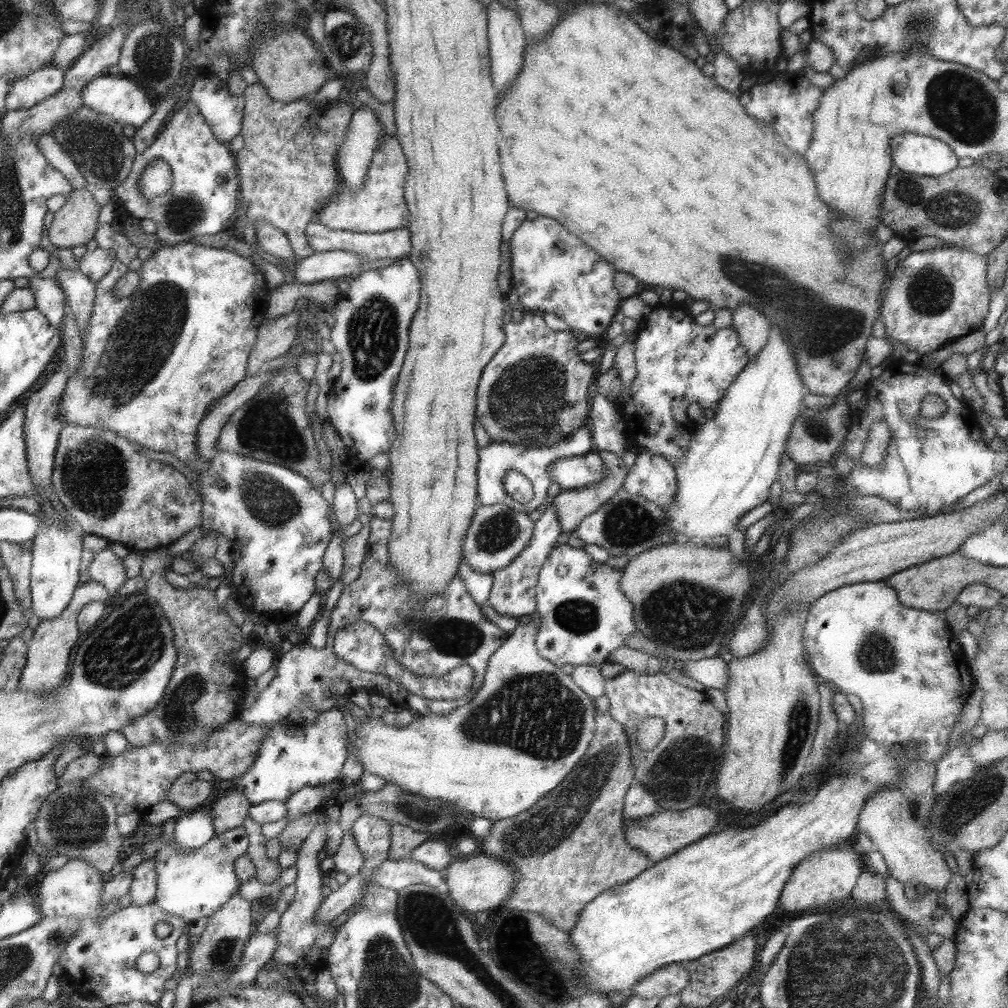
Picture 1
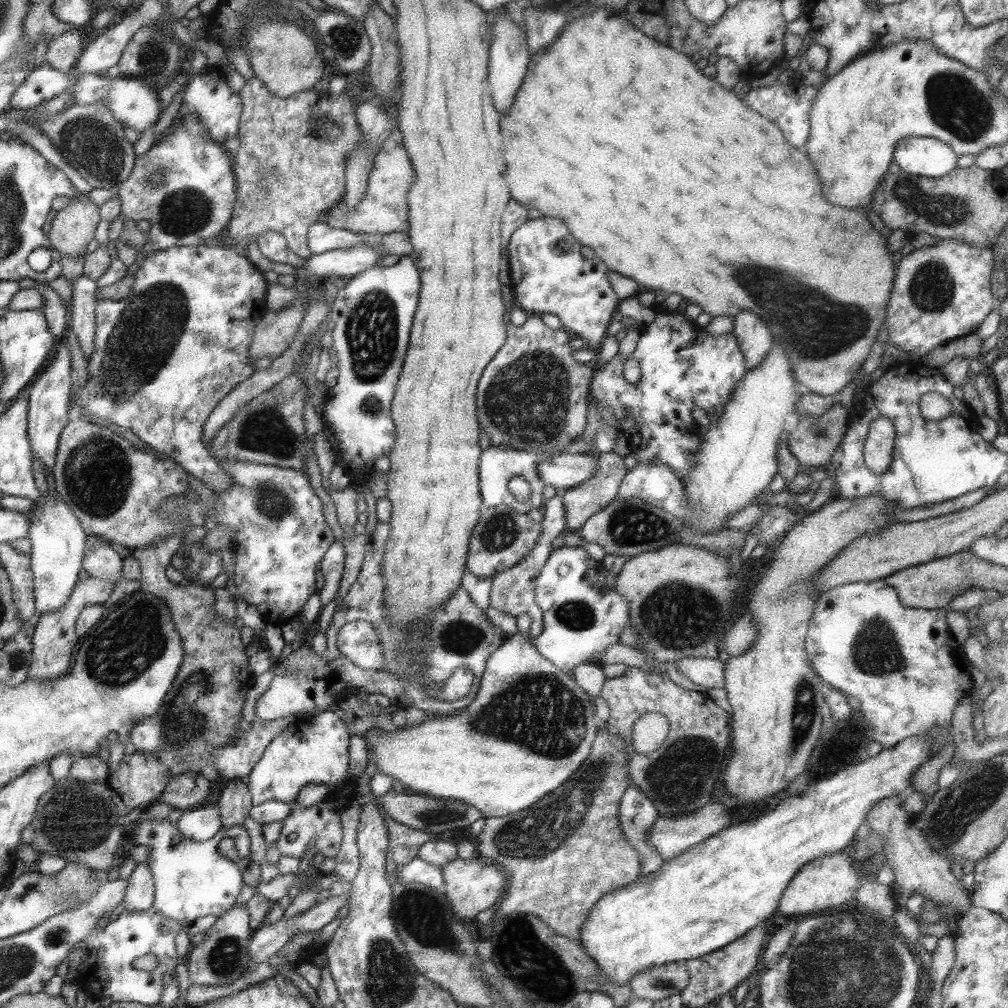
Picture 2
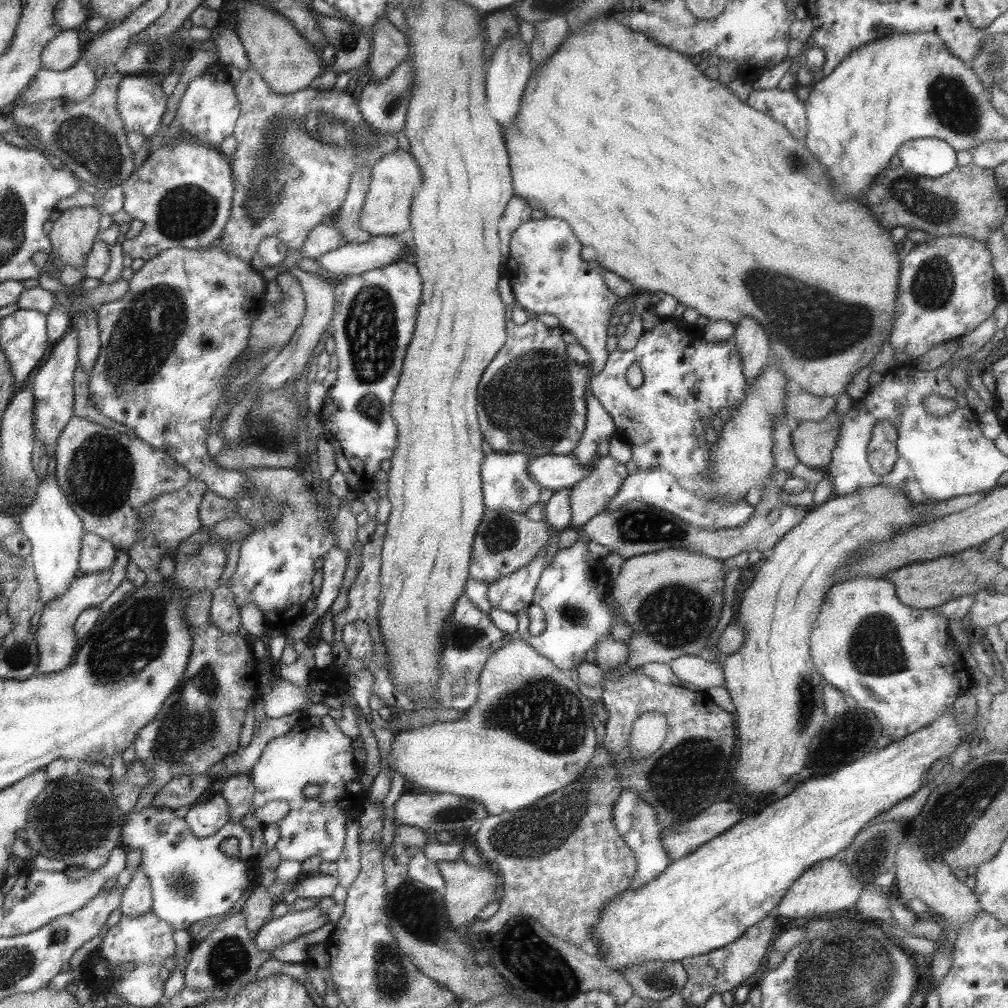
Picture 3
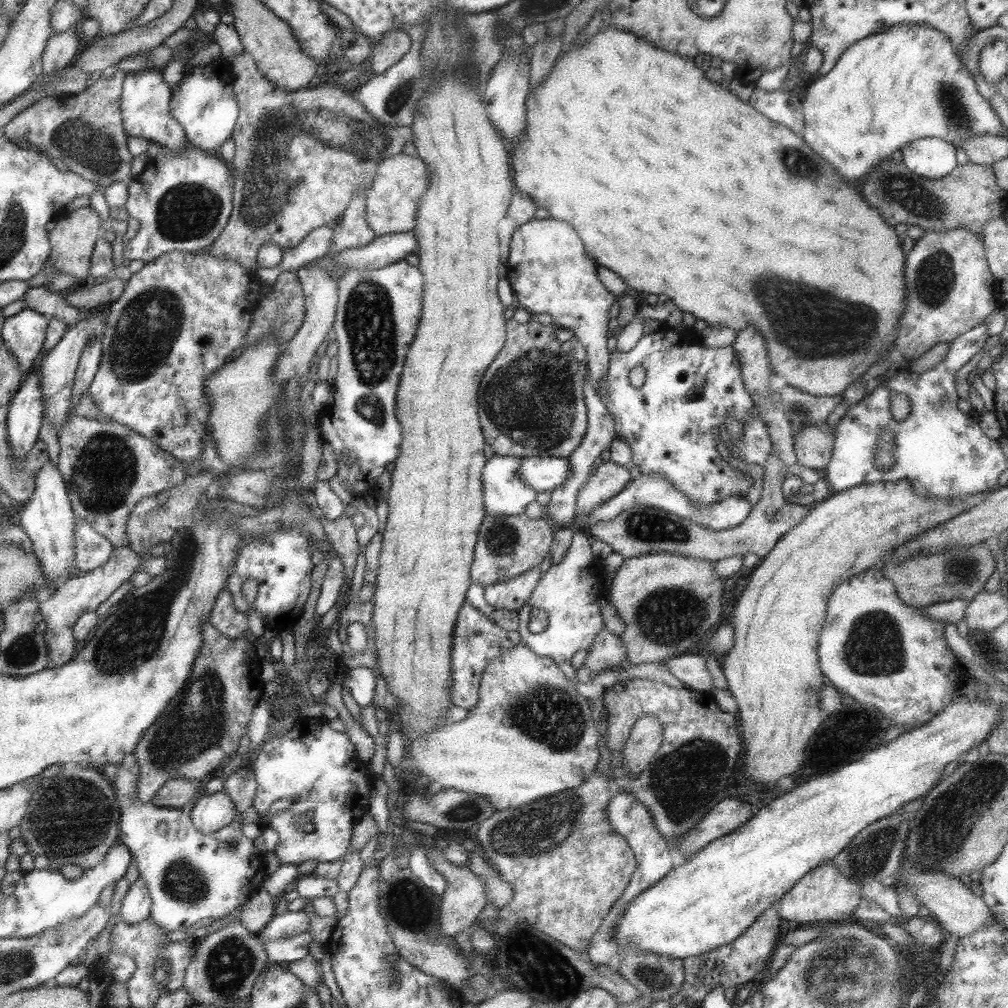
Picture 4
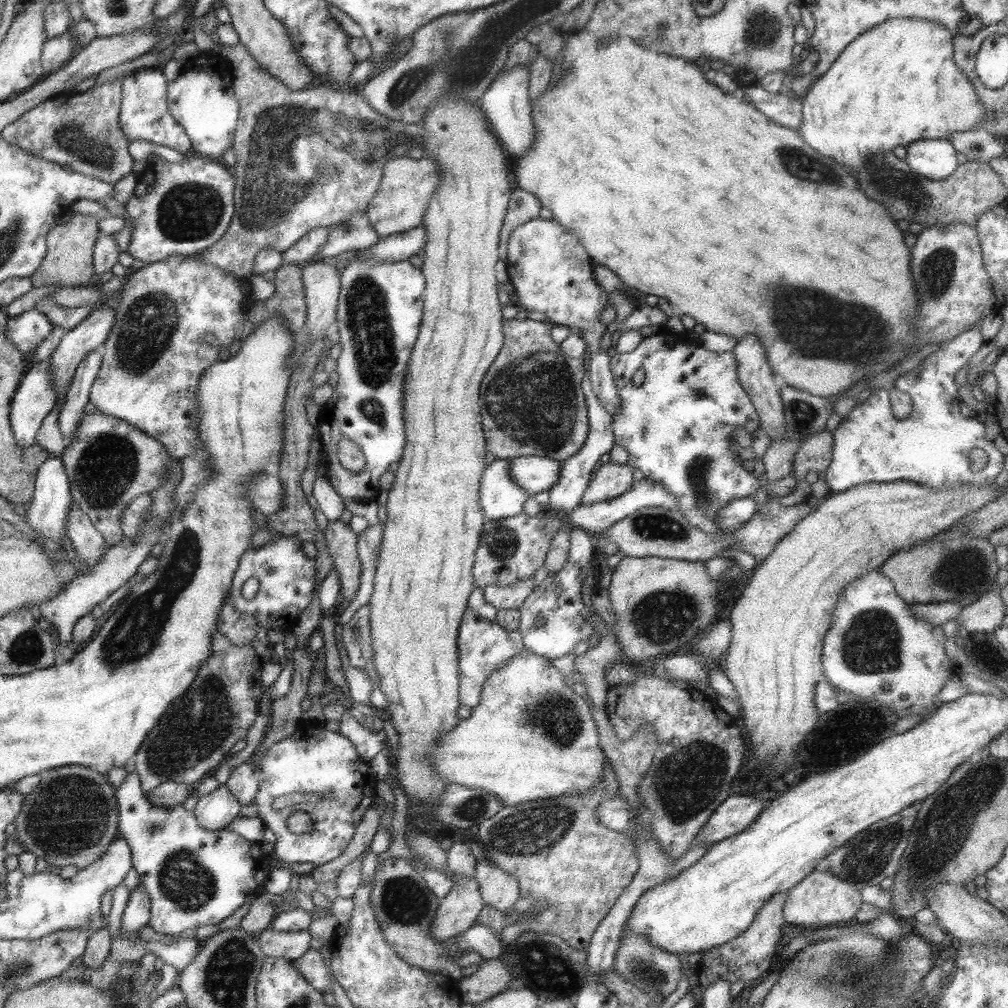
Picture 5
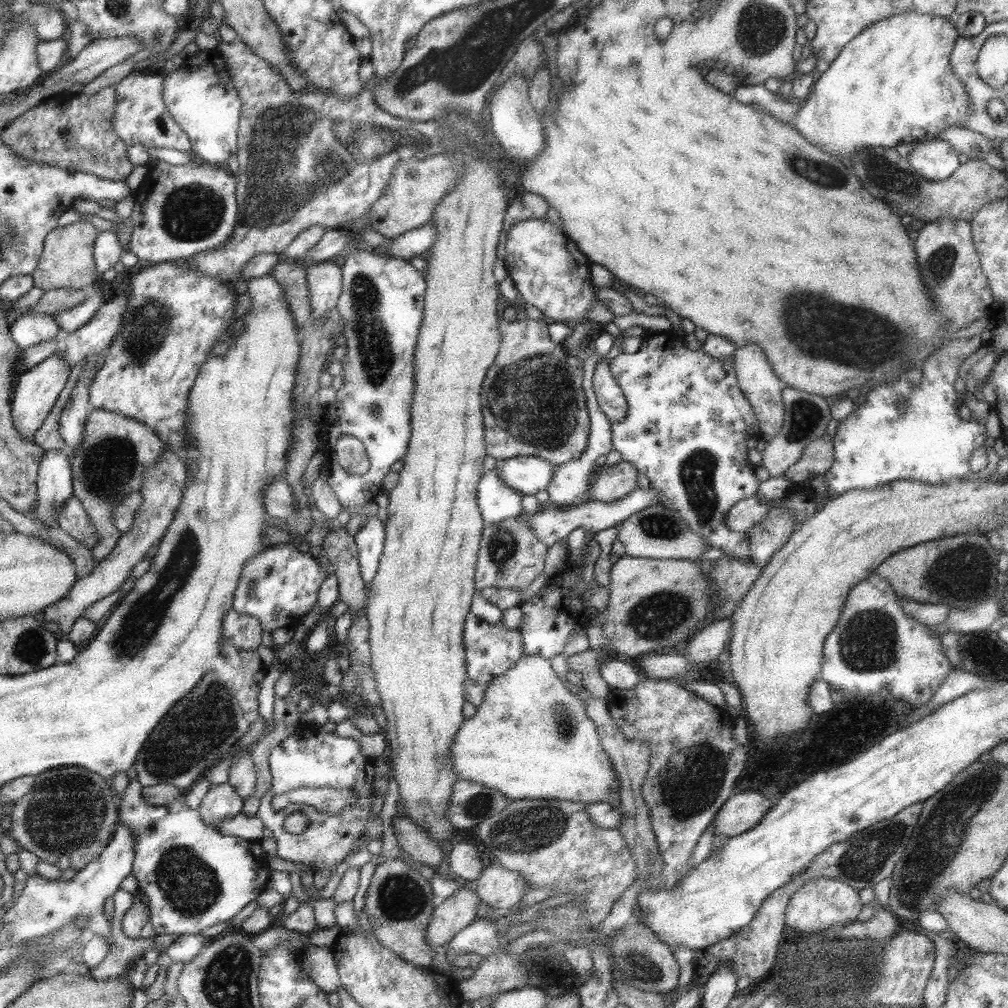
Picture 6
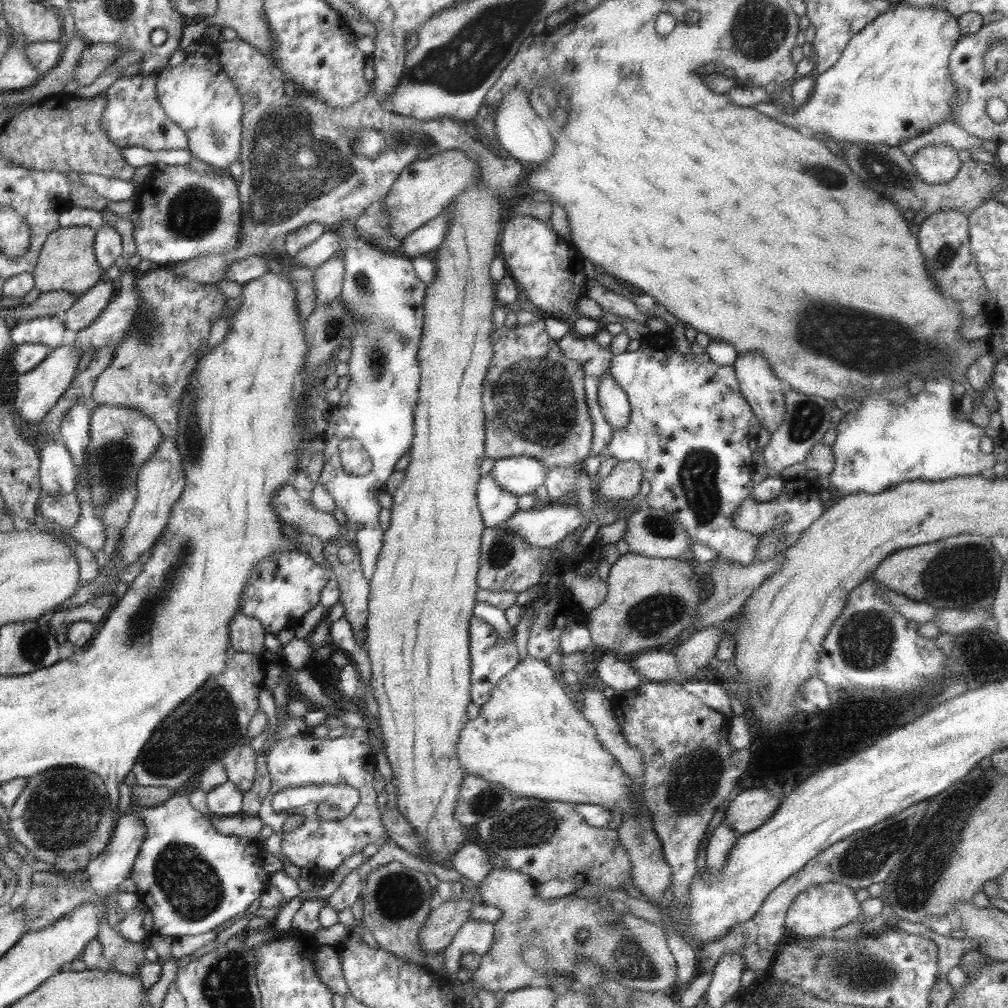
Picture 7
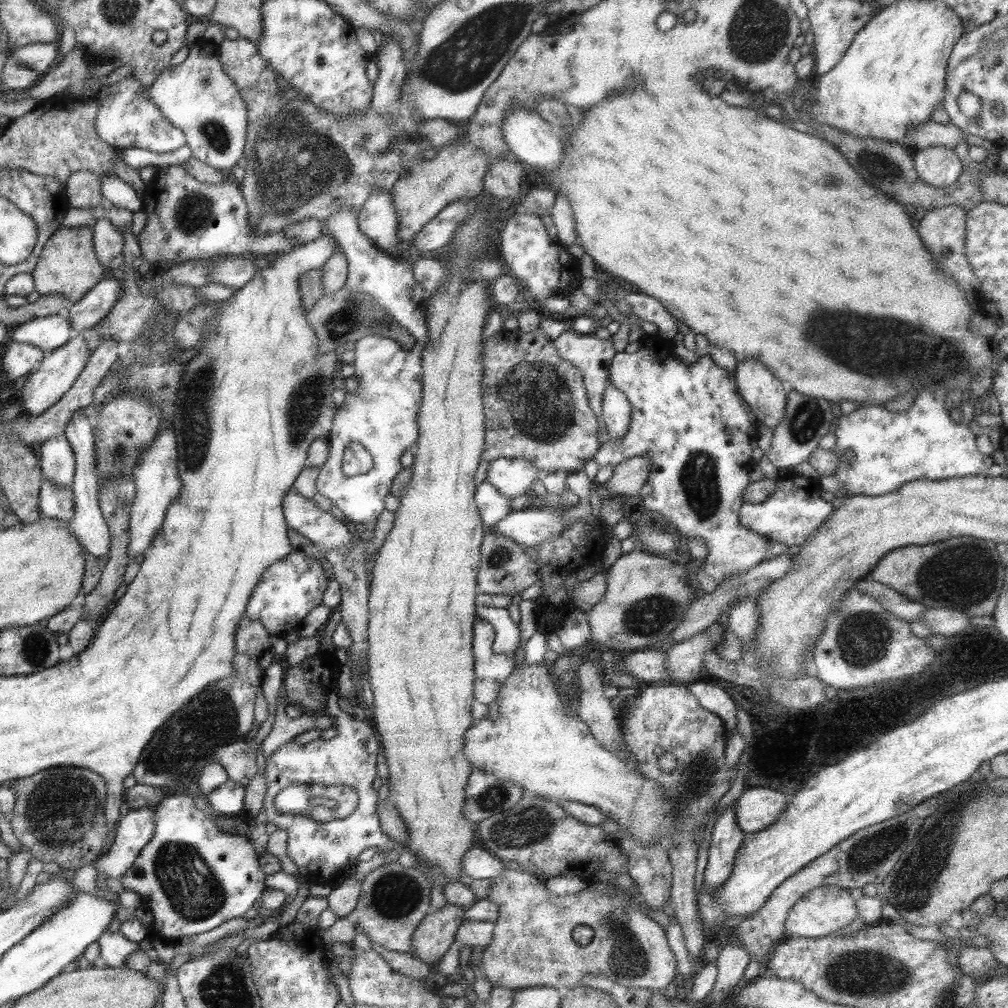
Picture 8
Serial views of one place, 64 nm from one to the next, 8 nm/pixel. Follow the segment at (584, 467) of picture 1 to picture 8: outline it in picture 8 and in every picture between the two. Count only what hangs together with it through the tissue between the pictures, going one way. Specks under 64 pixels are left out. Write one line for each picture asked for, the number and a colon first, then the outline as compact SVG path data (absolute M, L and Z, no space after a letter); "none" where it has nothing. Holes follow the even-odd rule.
2: M553 454L541 460L535 468L545 486L553 486L559 494L583 484L597 470L597 454Z
3: M561 454L531 458L527 470L529 478L535 480L539 488L559 492L563 488L575 486L583 478L585 466L581 466L573 454Z
4: M521 458L521 480L535 492L553 492L569 478L567 458Z
5: M513 458L509 460L509 476L511 480L523 488L529 496L543 492L555 486L559 478L561 462L551 458Z
6: M517 456L501 460L497 472L501 482L505 482L511 490L519 492L521 496L535 496L539 490L549 486L553 466L535 456Z
7: M517 456L507 460L497 460L489 474L499 488L513 494L515 498L523 494L535 496L535 488L543 486L545 466L535 458Z
8: M515 458L515 460L493 460L487 466L485 480L505 498L513 500L521 494L531 494L533 482L539 480L537 468L525 460L525 458Z

